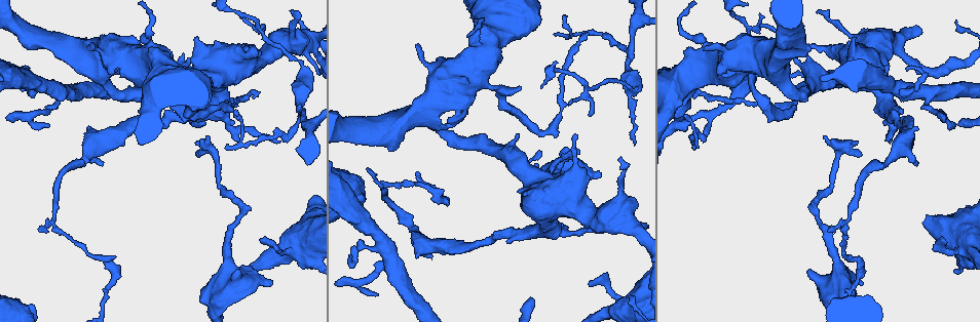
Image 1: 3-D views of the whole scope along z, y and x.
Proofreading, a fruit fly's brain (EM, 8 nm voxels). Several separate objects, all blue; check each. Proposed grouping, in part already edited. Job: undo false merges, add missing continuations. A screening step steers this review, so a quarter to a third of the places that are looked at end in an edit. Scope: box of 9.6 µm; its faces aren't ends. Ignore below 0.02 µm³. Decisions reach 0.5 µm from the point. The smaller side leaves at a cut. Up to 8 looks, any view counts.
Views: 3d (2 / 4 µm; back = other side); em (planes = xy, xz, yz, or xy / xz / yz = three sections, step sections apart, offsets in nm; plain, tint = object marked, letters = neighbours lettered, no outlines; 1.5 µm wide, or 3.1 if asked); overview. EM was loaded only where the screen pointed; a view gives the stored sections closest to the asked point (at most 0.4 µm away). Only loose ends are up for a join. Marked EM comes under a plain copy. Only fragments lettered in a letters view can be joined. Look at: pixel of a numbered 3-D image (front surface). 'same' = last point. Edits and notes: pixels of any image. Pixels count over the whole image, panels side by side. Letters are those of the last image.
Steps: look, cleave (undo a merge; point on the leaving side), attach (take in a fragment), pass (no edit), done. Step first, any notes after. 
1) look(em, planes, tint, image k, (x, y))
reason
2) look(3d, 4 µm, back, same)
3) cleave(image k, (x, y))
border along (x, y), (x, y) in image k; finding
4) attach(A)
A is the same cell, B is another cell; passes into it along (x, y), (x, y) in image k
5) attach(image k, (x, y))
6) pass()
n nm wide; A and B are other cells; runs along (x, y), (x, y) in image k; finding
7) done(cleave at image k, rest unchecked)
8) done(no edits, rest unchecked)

look(3d, 4 µm, image 1, (862, 282))
branch stops here

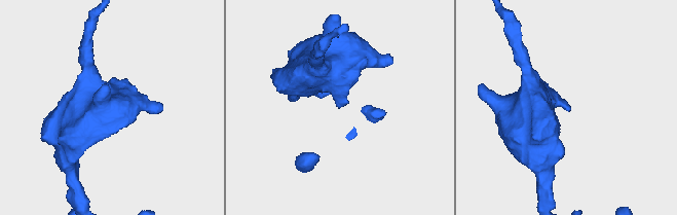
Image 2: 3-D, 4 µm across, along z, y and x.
look(em, planes, tint, image 2, (569, 110))
need the tissue

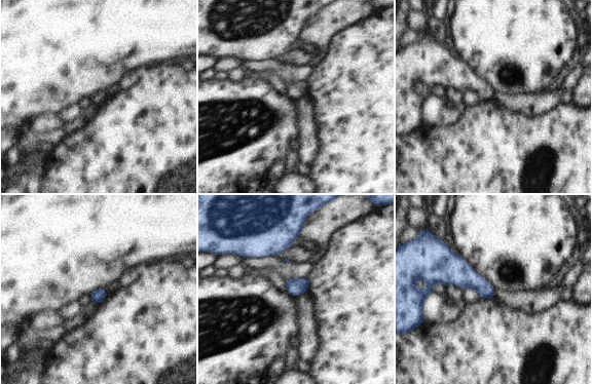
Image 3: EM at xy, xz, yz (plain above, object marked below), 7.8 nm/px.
look(em, planes, letters, same)
what lies round it

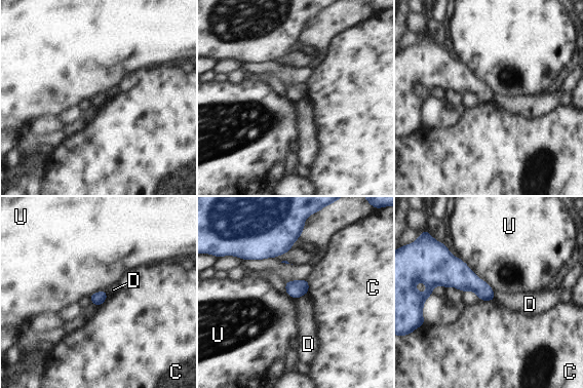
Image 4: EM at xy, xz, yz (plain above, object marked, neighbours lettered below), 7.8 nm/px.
pass()
C, D and U are other cells; border along (306, 294), (297, 299) in image 4; no lettered fragment goes on from it

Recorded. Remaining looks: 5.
look(em, planes, letters, image 1, (246, 48))
branch stops here

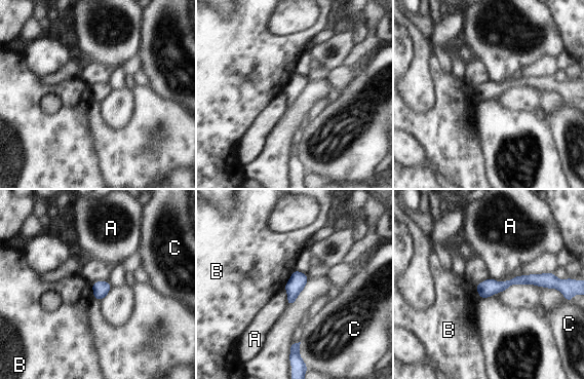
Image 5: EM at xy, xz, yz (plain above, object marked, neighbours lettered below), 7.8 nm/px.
pass()
A, B and C are other cells; border along (514, 276), (501, 281), (490, 277) in image 5; none of them fits

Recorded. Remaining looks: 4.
look(3d, 2 µm, image 1, (259, 92))
tapers out

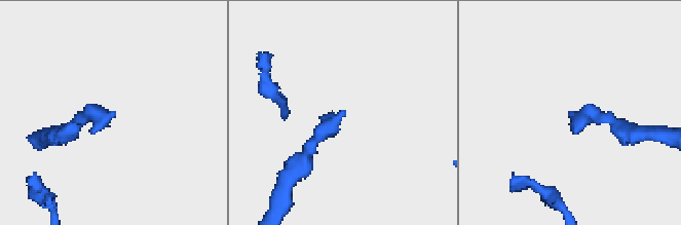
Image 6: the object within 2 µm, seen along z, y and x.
look(em, planes, letters, image 6, (111, 117))
shape alone is not enough

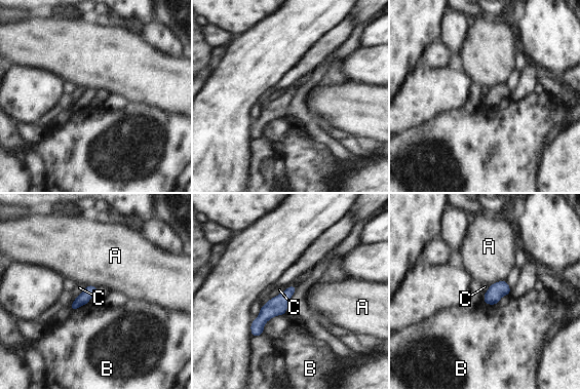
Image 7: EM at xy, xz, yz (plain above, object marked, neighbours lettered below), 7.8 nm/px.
pass()
A, B and C are other cells; runs along (293, 287), (258, 323), (254, 334) in image 7; none of them fits

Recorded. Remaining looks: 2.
done(no edits, rest unchecked)

